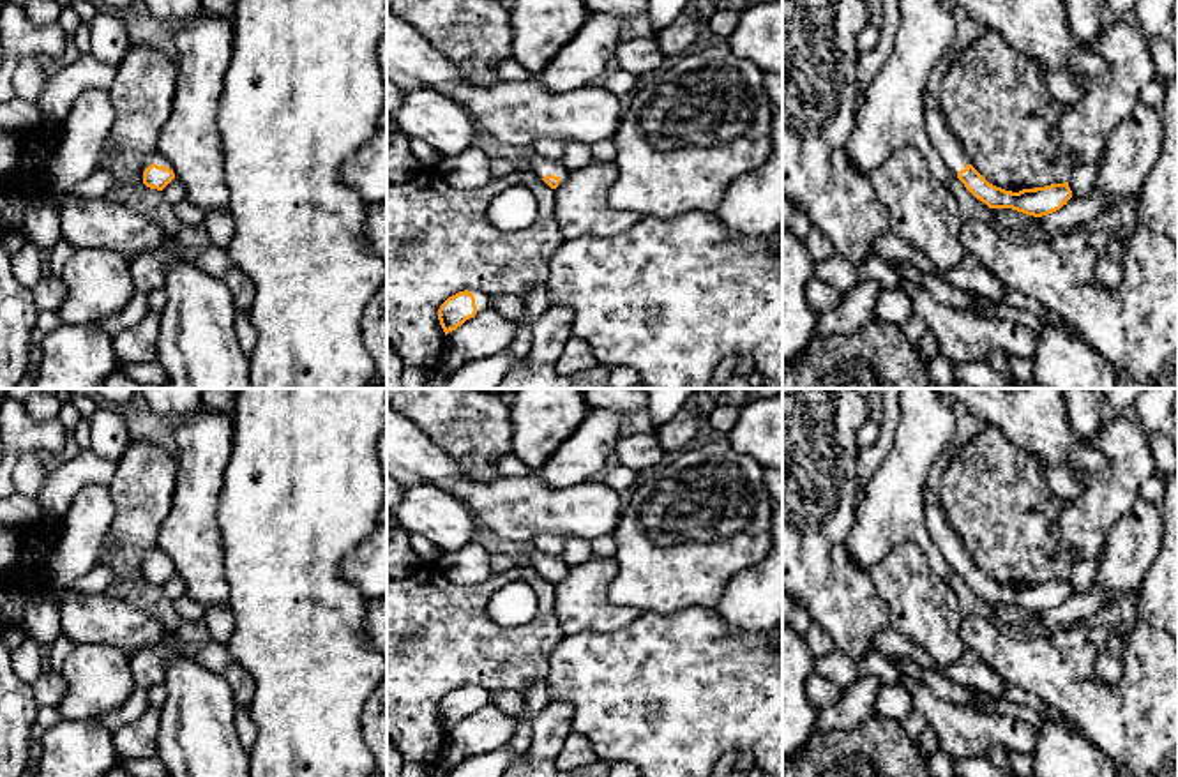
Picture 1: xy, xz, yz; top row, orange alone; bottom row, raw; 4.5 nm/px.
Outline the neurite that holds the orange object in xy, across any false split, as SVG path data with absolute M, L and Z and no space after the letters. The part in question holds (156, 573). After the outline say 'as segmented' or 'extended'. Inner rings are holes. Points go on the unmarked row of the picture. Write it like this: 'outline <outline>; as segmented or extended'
outline M154 547L145 560L143 579L150 585L162 586L175 574L170 556L161 549Z; extended

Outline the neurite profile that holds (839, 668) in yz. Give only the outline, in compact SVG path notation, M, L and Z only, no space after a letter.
M837 648L816 660L816 673L844 690L858 678L857 660Z

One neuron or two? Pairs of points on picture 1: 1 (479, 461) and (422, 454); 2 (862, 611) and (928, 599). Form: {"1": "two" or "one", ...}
{"1": "two", "2": "two"}

